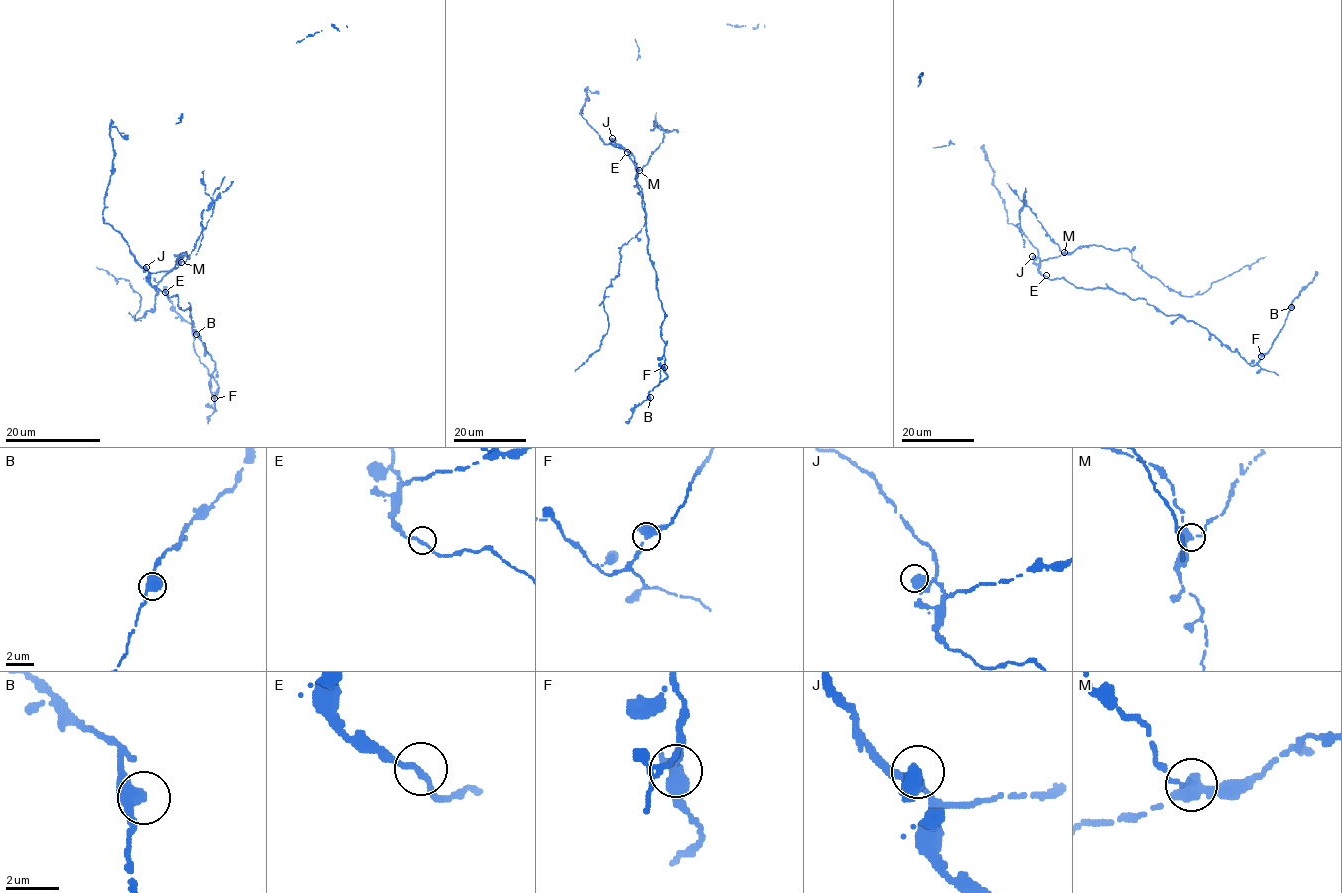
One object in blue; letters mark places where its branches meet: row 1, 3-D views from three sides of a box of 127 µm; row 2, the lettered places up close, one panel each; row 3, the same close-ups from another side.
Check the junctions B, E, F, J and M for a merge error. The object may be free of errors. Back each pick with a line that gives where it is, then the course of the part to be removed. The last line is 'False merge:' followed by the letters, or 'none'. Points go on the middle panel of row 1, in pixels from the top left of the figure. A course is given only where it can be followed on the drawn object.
M: place (639, 170); course (639, 170), (647, 164), (663, 141), (665, 132), (659, 126), (650, 130)
False merge: M

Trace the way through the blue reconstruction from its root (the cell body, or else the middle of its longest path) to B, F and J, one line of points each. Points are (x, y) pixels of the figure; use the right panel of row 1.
B: (1046, 276), (1144, 298), (1166, 315), (1204, 327), (1251, 366), (1268, 352), (1291, 307)
F: (1046, 276), (1144, 298), (1166, 315), (1204, 327), (1251, 366), (1261, 356)
J: (1046, 276), (1039, 271), (1039, 259), (1032, 256)

